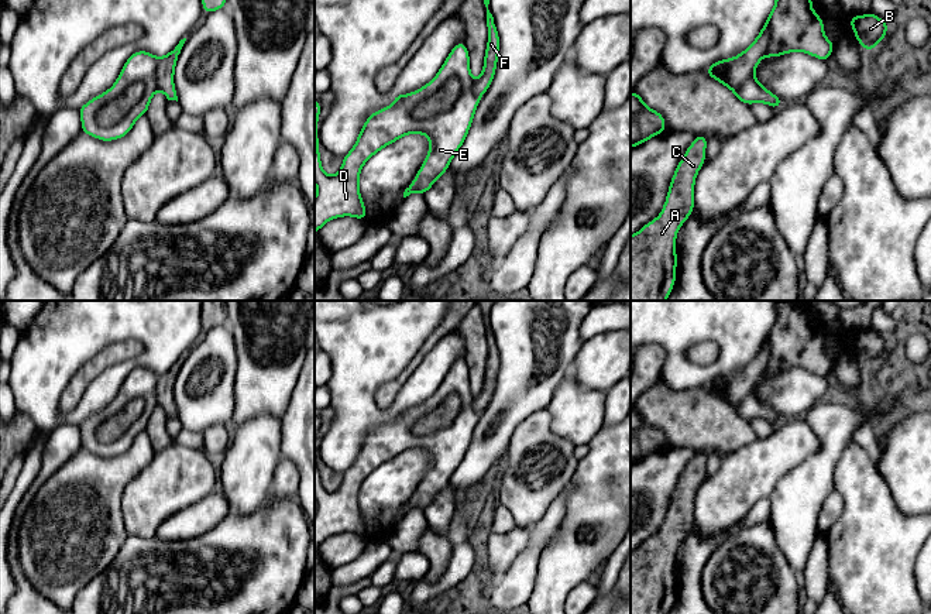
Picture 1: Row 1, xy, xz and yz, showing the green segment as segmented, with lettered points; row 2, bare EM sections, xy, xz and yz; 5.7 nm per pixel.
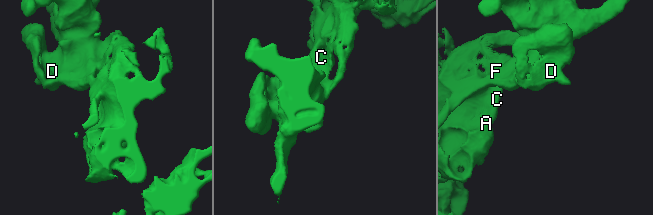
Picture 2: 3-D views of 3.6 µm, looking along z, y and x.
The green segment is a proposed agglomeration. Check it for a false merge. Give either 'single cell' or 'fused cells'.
fused cells

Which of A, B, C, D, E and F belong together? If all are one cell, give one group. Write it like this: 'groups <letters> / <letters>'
groups A C F / B D E

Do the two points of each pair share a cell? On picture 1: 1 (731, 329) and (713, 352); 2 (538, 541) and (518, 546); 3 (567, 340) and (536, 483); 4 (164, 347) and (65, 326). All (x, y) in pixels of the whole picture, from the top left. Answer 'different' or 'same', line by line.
1: different
2: different
3: different
4: same

